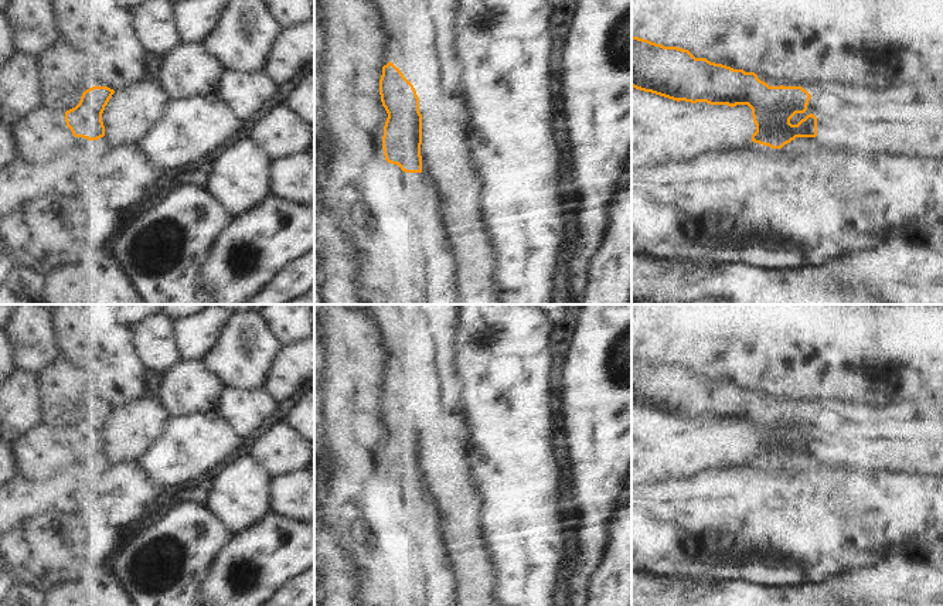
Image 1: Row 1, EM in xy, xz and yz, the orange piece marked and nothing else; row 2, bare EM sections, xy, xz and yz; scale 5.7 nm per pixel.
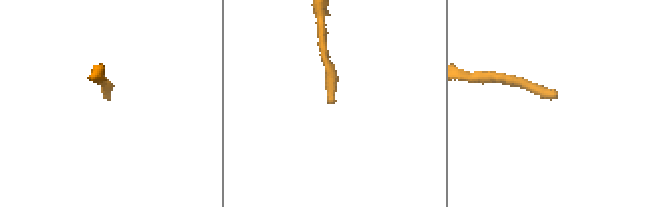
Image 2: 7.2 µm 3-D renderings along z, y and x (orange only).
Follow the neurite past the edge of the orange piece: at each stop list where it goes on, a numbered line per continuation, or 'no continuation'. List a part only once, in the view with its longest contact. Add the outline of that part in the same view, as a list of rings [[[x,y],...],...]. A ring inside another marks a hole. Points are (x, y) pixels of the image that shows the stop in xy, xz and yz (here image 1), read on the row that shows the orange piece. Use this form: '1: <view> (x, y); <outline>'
1: xz (398, 193); [[[388,161],[371,180],[365,202],[379,207],[387,215],[419,217],[430,210],[428,184],[422,173],[405,173]]]

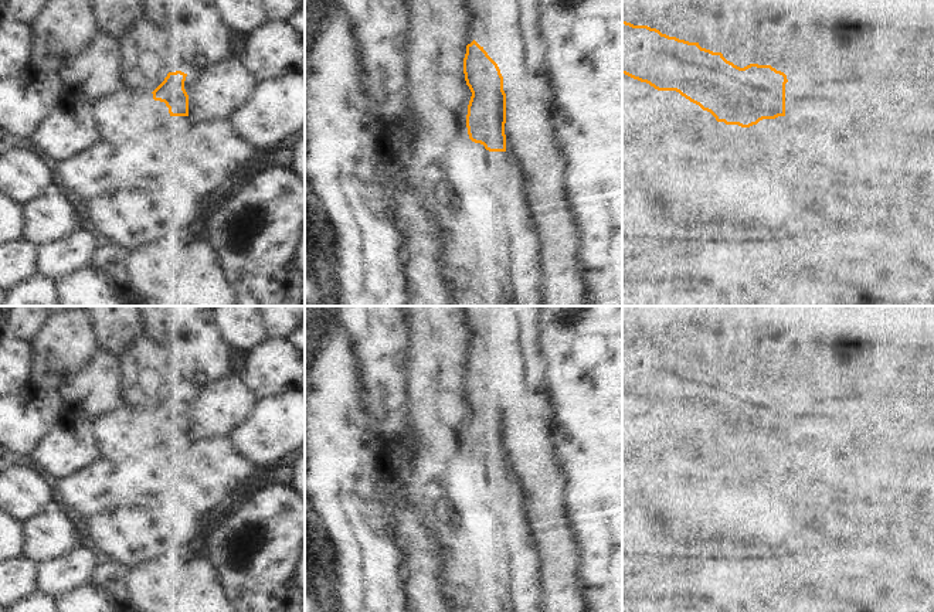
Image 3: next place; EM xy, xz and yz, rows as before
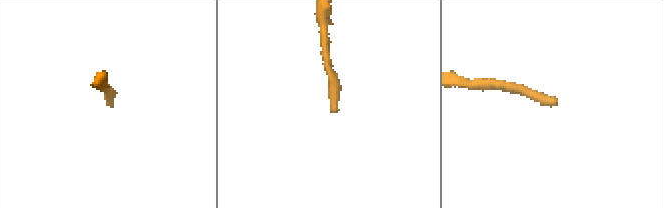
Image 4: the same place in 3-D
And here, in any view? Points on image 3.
1: xz (482, 172); [[[472,140],[455,159],[449,181],[463,186],[471,194],[503,196],[514,188],[512,163],[506,152],[489,152]]]

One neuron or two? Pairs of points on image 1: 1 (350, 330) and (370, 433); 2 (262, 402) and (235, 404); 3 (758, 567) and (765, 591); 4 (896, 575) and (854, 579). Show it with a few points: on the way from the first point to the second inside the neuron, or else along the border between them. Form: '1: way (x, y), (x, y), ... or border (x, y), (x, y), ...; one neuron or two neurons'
1: way (350, 356), (350, 408); one neuron
2: way (255, 404), (242, 404); one neuron
3: border (765, 578), (751, 591); two neurons
4: way (887, 576), (864, 579); one neuron

